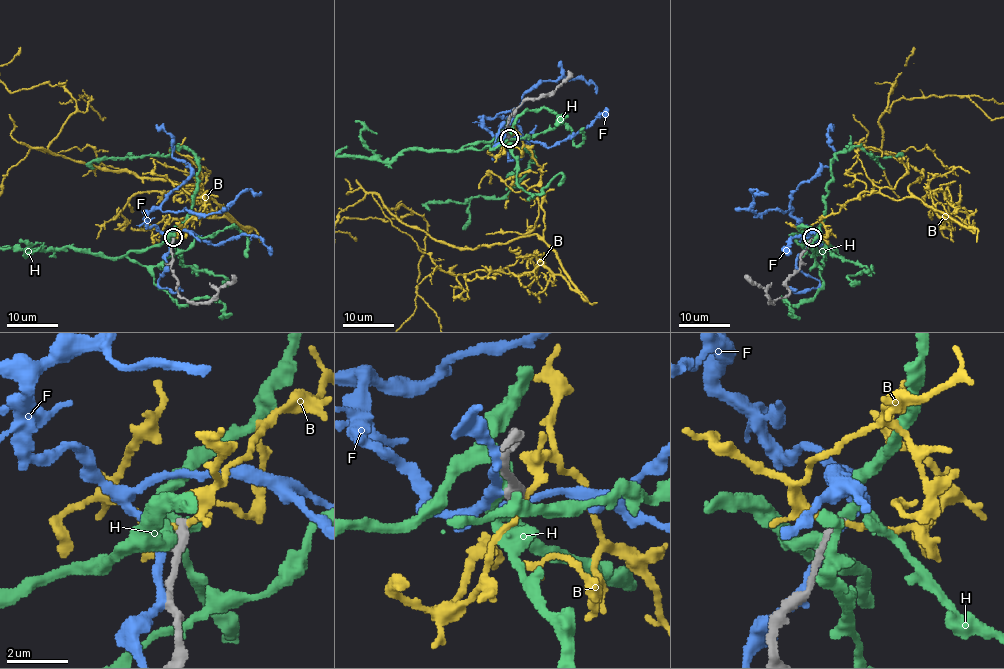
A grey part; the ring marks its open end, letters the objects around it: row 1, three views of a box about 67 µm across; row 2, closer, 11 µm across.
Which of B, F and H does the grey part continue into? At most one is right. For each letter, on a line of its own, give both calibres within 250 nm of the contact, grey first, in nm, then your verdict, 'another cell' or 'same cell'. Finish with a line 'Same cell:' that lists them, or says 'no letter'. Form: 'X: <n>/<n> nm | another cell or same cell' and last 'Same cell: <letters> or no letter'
B: 380/180 nm | another cell
F: 440/280 nm | another cell
H: 440/400 nm | another cell
Same cell: no letter

